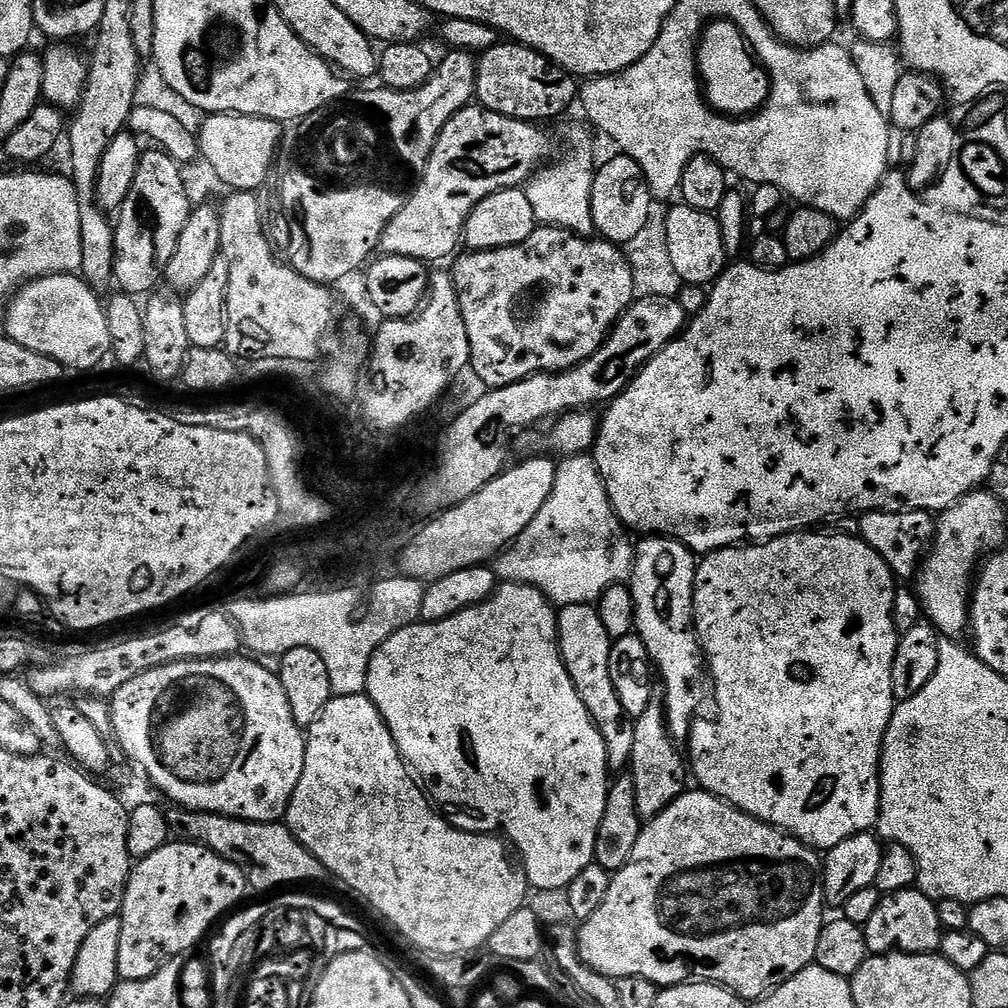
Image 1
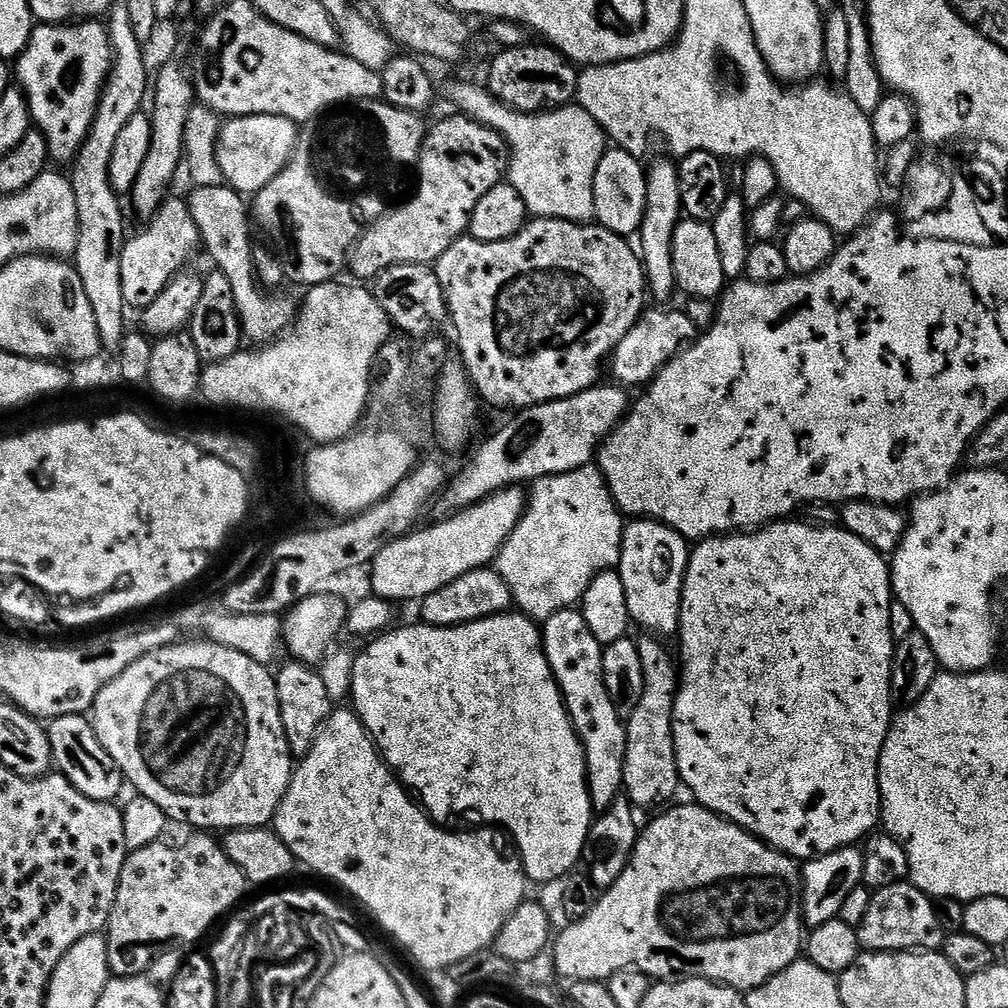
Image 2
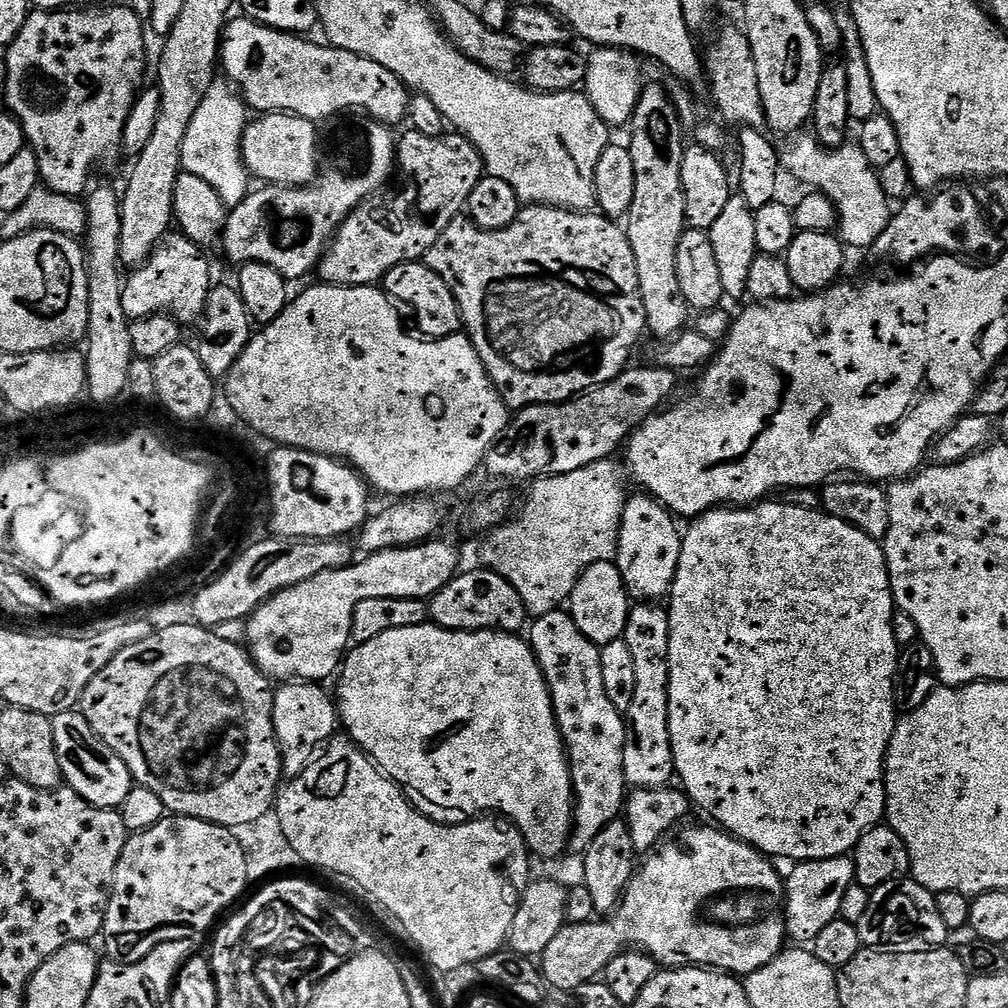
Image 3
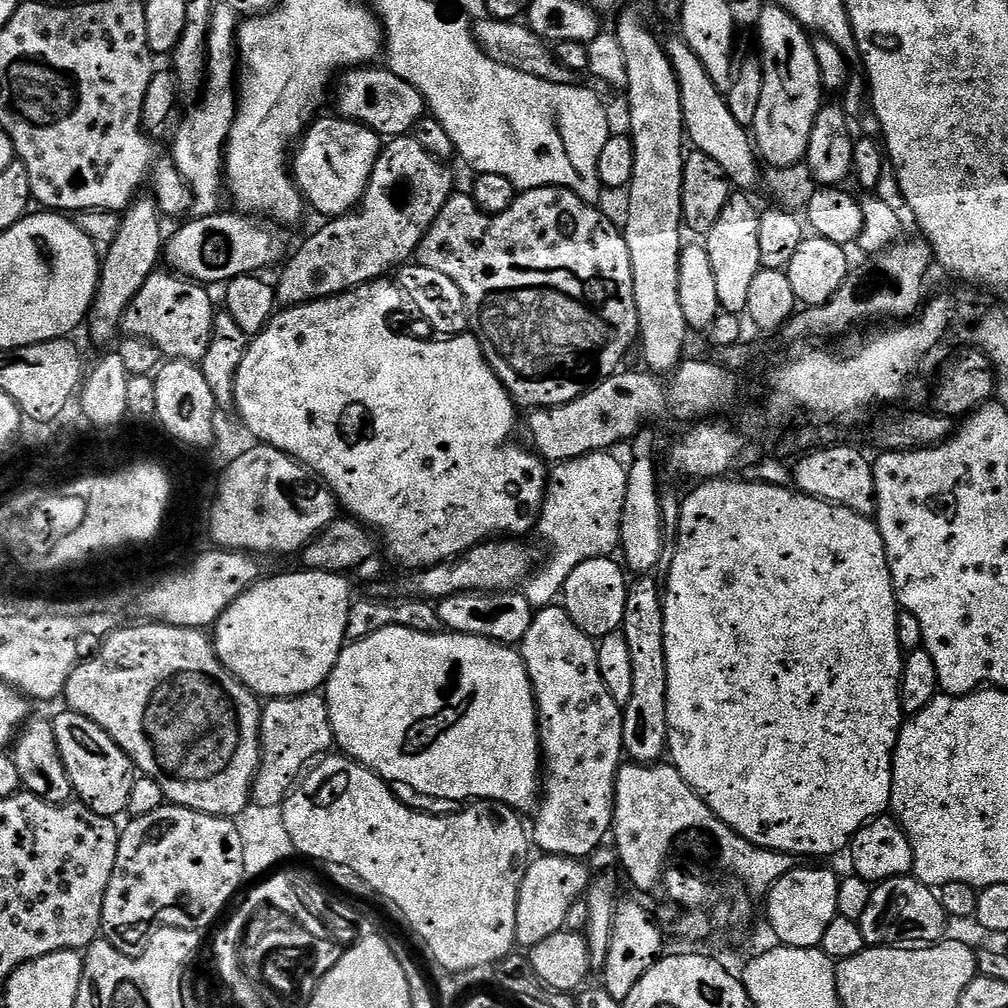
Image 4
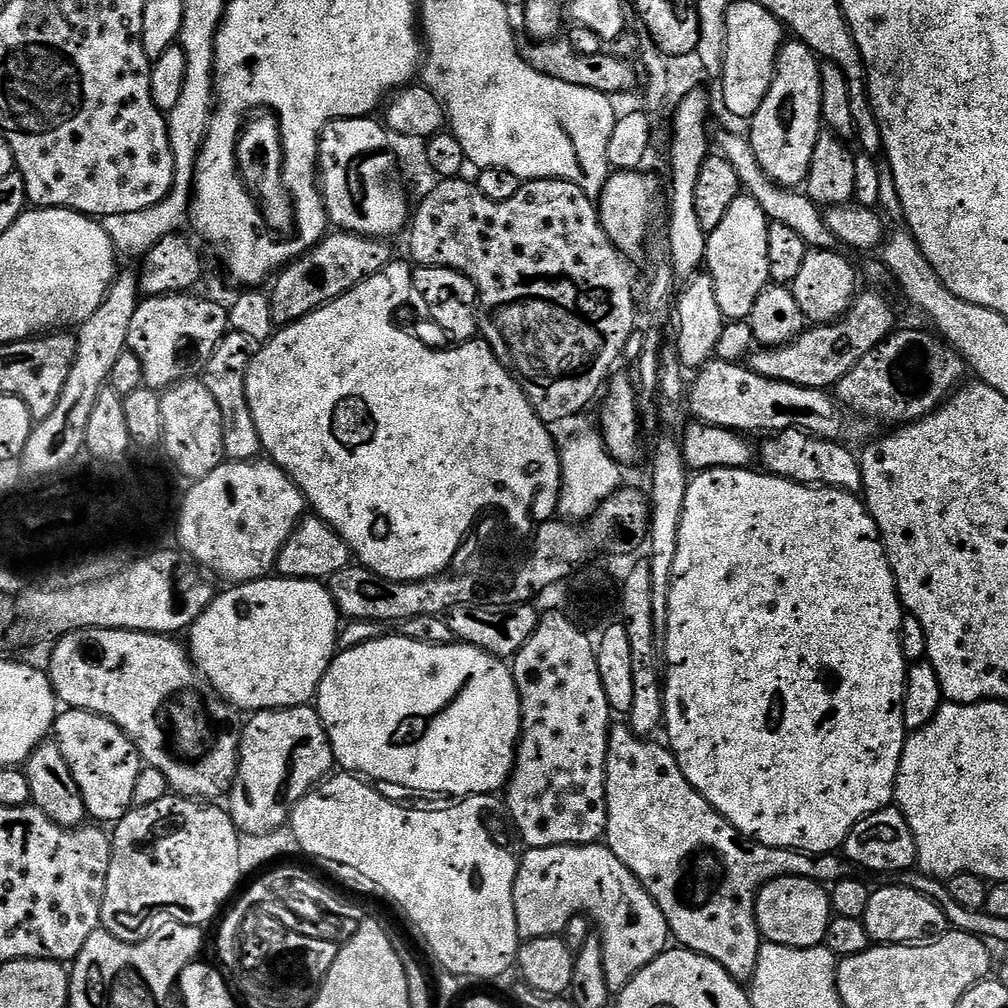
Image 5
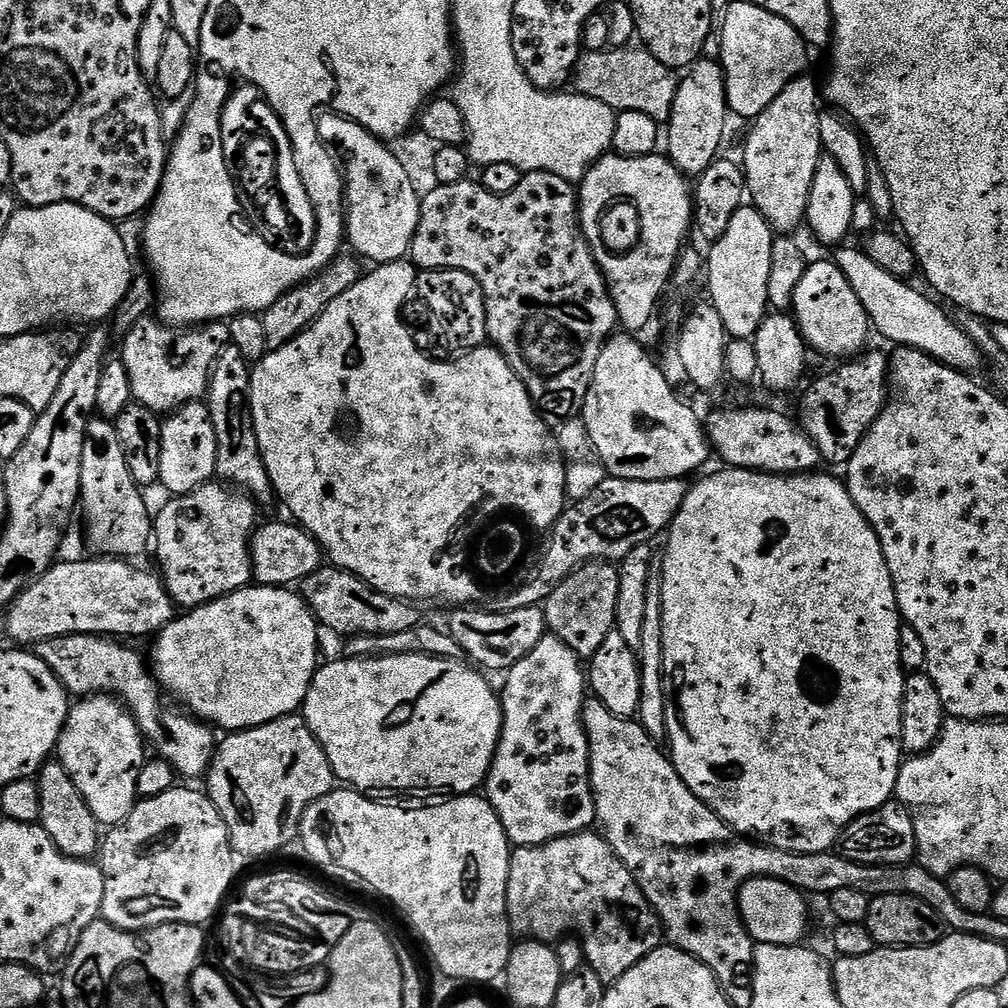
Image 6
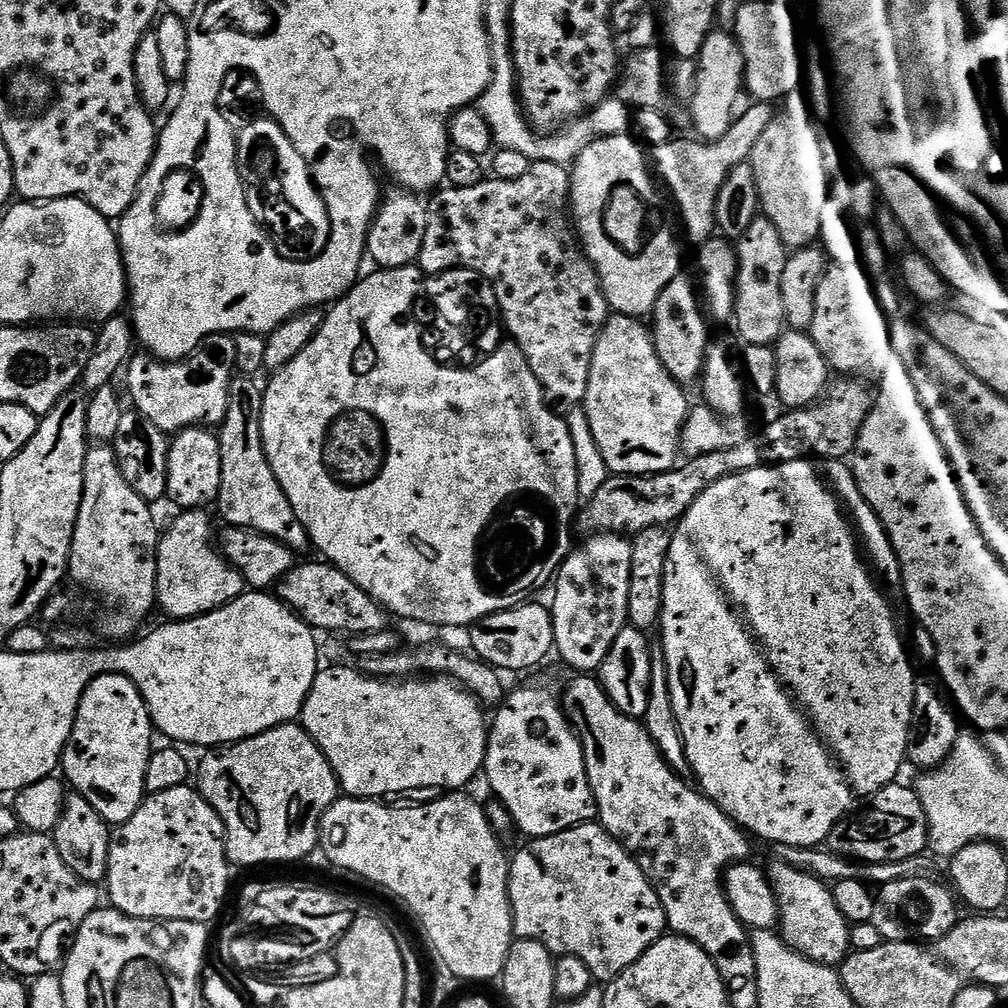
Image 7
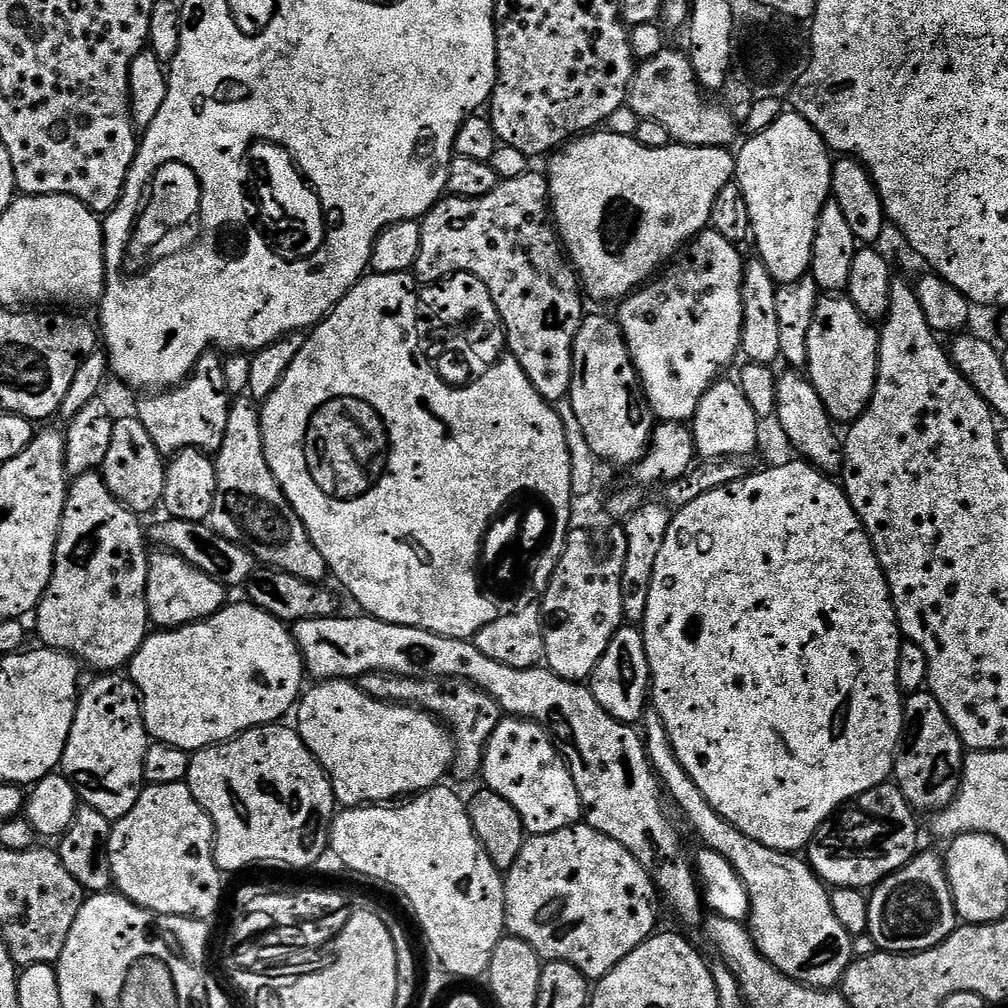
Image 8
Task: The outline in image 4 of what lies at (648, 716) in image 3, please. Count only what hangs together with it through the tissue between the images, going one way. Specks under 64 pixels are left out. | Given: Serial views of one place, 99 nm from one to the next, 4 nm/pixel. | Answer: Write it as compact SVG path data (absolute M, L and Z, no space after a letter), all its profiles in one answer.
M640 578L628 589L625 620L622 627L626 646L630 646L630 666L634 670L634 694L630 702L623 705L624 750L629 761L638 764L654 764L663 761L668 747L668 723L666 722L666 654L664 653L664 598L661 589L656 589L652 578Z

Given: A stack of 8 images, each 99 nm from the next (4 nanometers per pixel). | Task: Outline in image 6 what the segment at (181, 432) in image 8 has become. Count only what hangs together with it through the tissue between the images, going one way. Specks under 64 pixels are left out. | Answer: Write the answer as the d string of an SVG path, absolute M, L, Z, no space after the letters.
M159 319L140 320L122 337L124 349L118 352L126 372L130 374L132 399L143 408L157 414L171 414L182 406L203 401L208 394L208 384L212 381L212 367L220 357L222 346L232 344L231 330L224 322L213 322L203 326L165 326Z

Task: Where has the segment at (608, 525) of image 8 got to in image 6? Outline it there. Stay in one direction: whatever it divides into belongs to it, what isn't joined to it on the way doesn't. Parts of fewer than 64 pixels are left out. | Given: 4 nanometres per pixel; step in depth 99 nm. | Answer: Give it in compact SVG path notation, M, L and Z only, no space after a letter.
M594 560L574 570L544 601L544 622L551 635L565 640L577 656L590 658L616 626L620 570L615 563Z

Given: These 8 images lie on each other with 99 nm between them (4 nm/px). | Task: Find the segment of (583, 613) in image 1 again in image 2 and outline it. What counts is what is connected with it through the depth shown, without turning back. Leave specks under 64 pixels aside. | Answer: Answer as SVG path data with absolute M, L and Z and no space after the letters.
M564 608L543 621L542 639L544 653L564 695L568 717L572 719L572 727L579 734L584 743L584 753L588 755L588 789L595 807L600 810L609 808L622 796L628 730L616 703L606 690L605 645L591 633L583 613L576 608Z

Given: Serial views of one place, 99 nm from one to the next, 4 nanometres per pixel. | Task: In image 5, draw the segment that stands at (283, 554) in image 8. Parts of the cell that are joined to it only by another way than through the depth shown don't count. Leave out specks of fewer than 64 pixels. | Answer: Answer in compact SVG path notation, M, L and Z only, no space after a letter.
M229 330L214 350L210 362L202 373L206 390L210 390L214 402L218 402L218 410L222 410L224 455L229 461L255 460L262 452L258 426L254 426L254 418L246 398L246 374L253 355L254 344L248 336Z

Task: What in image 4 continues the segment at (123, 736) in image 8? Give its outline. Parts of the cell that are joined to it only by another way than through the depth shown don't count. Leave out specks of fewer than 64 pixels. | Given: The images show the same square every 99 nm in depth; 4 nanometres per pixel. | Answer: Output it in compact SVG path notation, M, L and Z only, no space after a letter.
M64 710L60 717L52 720L52 725L73 793L90 810L103 816L119 817L119 812L127 809L130 798L130 786L134 779L132 760L116 745L114 738L102 730L102 726L90 722L90 718L82 714Z

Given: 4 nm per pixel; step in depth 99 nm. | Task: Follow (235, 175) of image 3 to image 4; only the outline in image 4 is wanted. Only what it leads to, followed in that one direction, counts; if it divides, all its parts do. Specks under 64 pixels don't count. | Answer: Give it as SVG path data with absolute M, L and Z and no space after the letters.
M226 2L217 3L208 23L206 79L202 88L196 109L176 128L170 159L192 192L192 212L215 216L222 208L220 195L226 192L224 154L241 102L238 95L238 14L234 6Z

